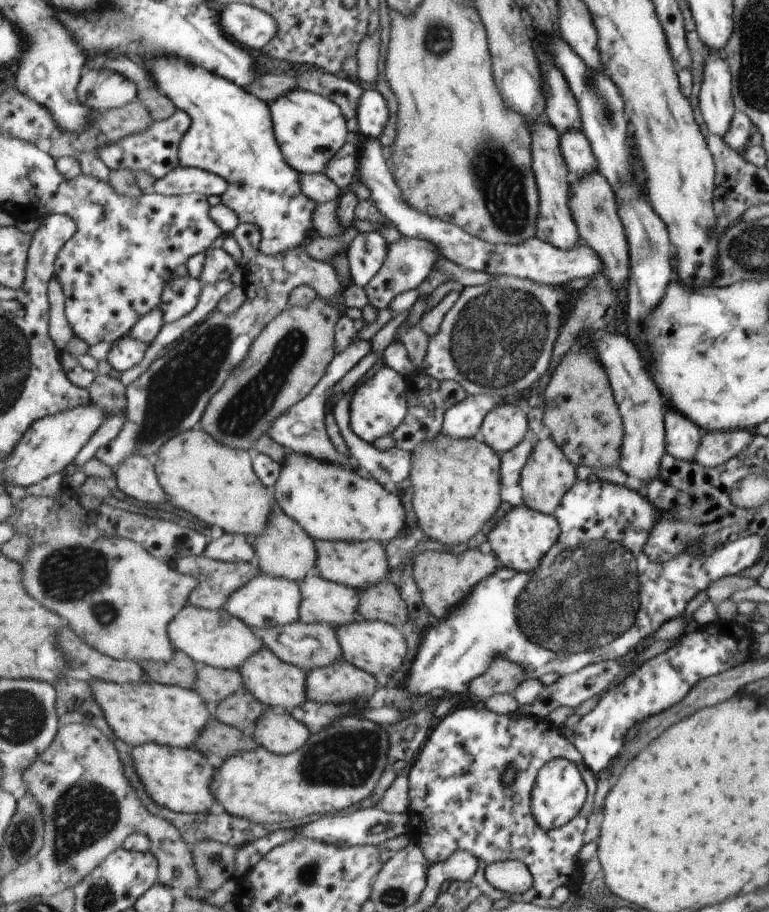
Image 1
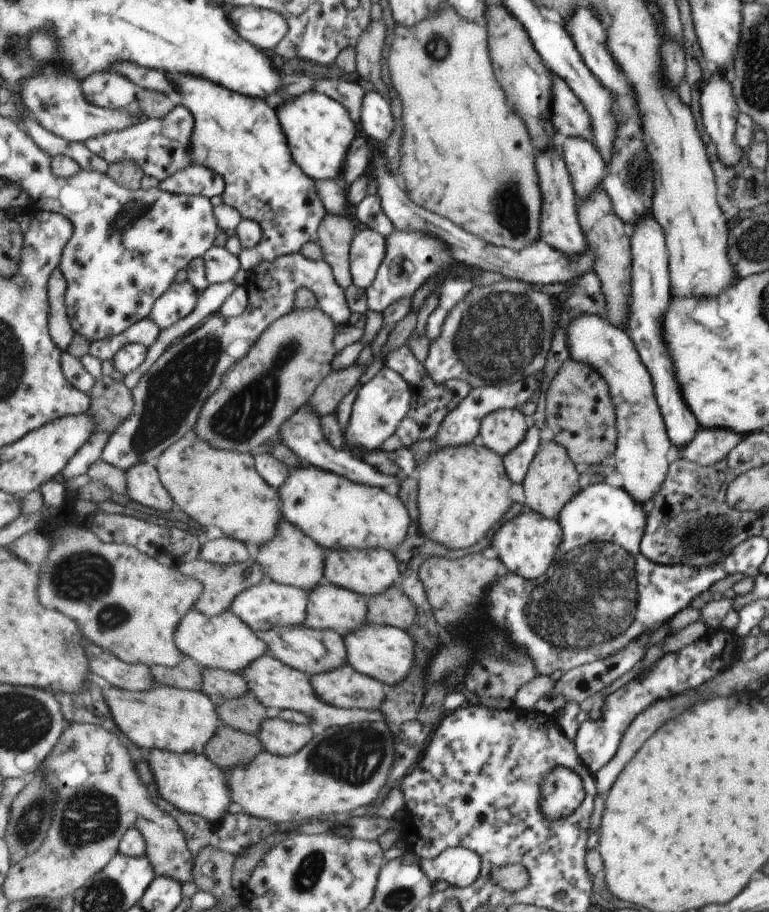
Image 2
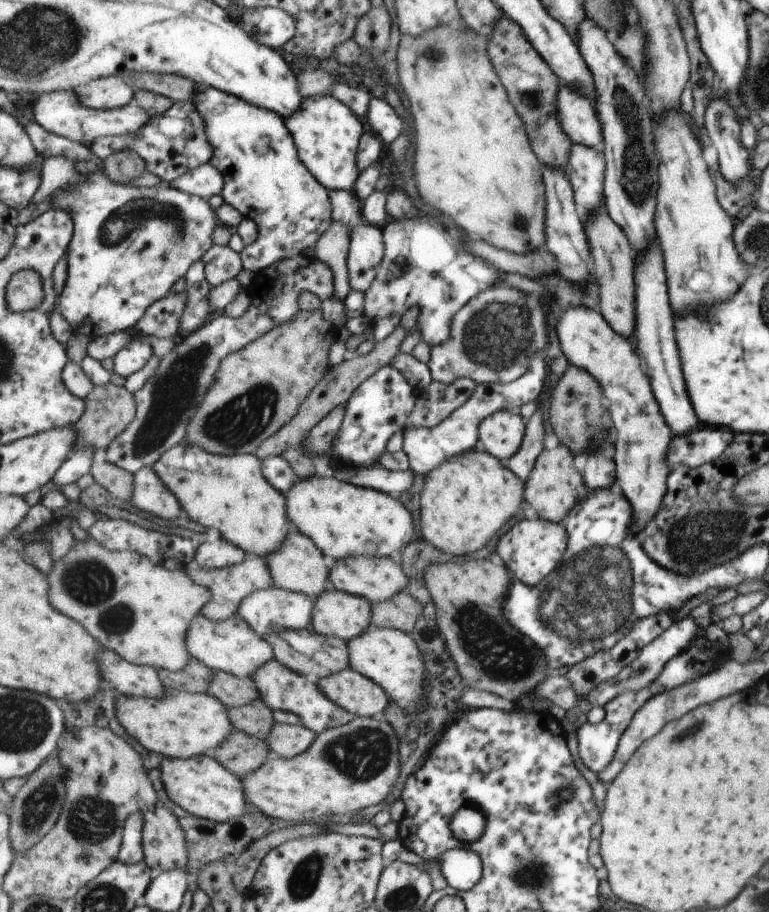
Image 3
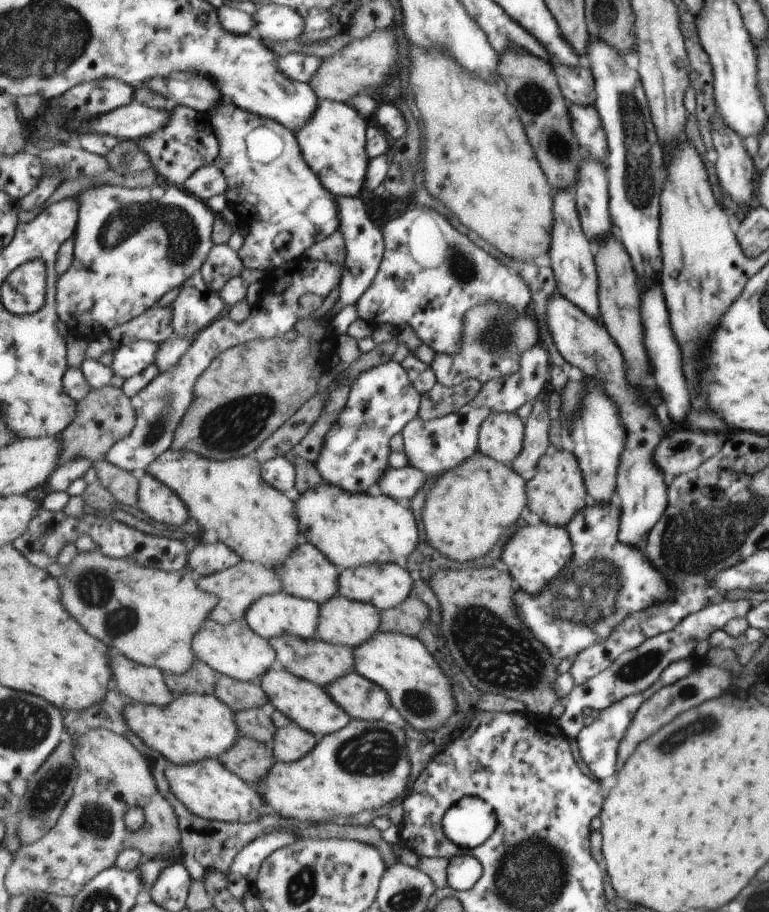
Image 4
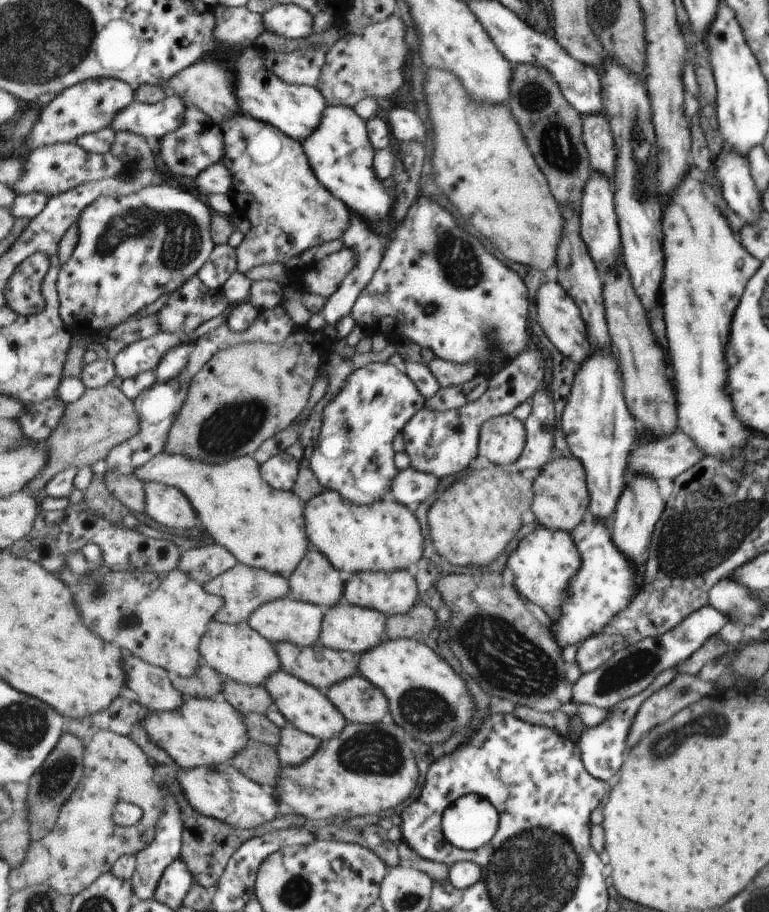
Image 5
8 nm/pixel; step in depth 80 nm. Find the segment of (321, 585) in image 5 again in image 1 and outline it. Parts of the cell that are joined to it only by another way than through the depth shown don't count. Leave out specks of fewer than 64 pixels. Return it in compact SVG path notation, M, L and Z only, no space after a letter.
M281 507L274 508L270 524L264 533L254 536L253 545L259 558L259 570L274 577L283 577L301 584L309 576L319 575L317 542L297 522L294 521Z

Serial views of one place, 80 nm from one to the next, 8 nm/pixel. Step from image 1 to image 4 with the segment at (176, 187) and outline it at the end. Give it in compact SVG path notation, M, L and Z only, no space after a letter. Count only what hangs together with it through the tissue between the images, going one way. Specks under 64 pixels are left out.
M209 164L197 170L185 182L183 188L197 195L199 199L208 202L213 196L225 194L229 188L229 182L227 182L225 172L219 166Z

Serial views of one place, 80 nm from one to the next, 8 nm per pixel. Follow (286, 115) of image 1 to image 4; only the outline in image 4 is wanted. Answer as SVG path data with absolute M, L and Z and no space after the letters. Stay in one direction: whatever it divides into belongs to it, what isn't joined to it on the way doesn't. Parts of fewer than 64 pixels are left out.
M323 99L316 113L297 132L303 158L335 197L359 197L366 185L369 162L366 142L371 121L347 103Z

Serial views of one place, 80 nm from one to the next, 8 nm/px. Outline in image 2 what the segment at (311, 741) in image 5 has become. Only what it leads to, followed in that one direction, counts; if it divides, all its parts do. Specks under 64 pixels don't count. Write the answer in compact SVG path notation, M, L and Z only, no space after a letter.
M279 716L266 718L258 732L264 748L282 757L298 753L314 740L314 736L309 725L292 723Z

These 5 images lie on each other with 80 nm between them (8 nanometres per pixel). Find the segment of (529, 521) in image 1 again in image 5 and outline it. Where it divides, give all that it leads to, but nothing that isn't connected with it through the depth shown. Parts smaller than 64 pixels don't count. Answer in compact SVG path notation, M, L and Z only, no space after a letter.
M547 527L533 530L508 560L508 568L514 575L514 587L541 615L559 622L566 602L571 598L572 583L582 569L582 556L571 535L563 531L551 531Z

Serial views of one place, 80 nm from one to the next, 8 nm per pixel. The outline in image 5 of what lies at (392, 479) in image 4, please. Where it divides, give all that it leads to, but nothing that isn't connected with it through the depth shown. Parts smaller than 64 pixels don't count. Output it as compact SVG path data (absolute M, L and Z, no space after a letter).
M407 468L395 478L391 493L400 504L420 504L435 494L438 481L433 474Z

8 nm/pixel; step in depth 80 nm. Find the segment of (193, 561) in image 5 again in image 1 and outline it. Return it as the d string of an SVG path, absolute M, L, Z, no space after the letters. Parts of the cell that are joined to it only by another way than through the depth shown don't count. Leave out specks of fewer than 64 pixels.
M224 533L218 539L212 539L206 548L209 559L225 562L248 563L255 558L257 551L247 542L244 534Z

